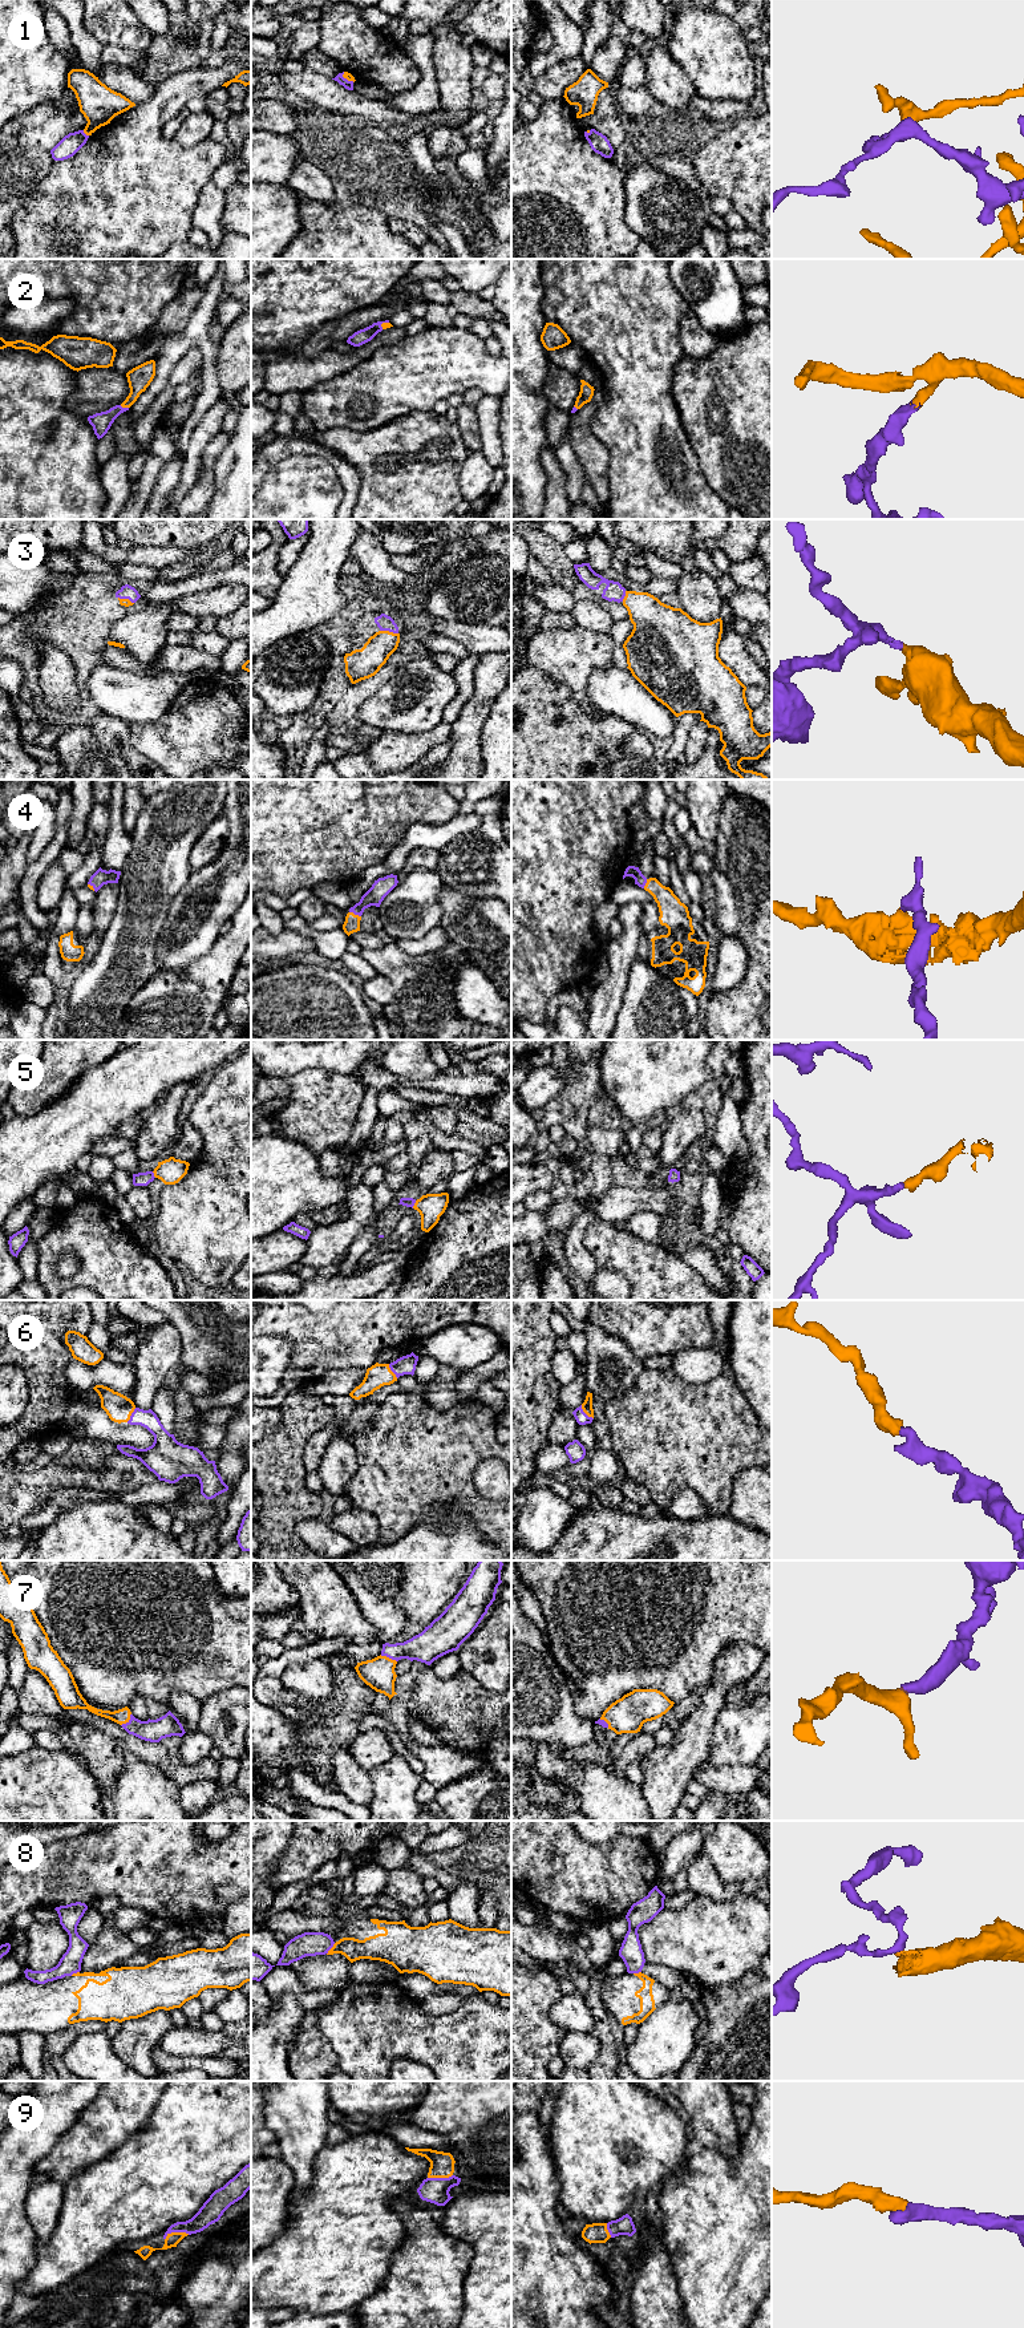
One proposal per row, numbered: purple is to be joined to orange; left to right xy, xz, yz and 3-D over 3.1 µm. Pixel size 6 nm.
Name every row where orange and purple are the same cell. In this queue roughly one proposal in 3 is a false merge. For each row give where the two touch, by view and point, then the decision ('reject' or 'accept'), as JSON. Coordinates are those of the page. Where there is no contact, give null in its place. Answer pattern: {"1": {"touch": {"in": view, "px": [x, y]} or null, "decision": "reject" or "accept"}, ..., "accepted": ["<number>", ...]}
{"1": {"touch": {"in": "xy", "px": [85, 133]}, "decision": "reject"}, "2": {"touch": {"in": "xy", "px": [124, 407]}, "decision": "accept"}, "3": {"touch": {"in": "xz", "px": [388, 631]}, "decision": "accept"}, "4": {"touch": {"in": "xz", "px": [353, 914]}, "decision": "accept"}, "5": {"touch": {"in": "xz", "px": [415, 1205]}, "decision": "accept"}, "6": {"touch": {"in": "yz", "px": [586, 1413]}, "decision": "accept"}, "7": {"touch": {"in": "xz", "px": [388, 1658]}, "decision": "accept"}, "8": {"touch": {"in": "xz", "px": [331, 1948]}, "decision": "reject"}, "9": {"touch": {"in": "xy", "px": [175, 2233]}, "decision": "accept"}, "accepted": ["2", "3", "4", "5", "6", "7", "9"]}

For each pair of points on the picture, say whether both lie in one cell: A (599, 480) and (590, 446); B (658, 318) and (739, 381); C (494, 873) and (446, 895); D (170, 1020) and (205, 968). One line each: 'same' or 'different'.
A: same
B: different
C: different
D: same

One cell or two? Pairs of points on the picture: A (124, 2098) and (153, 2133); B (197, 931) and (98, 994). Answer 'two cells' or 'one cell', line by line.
A: two cells
B: two cells

